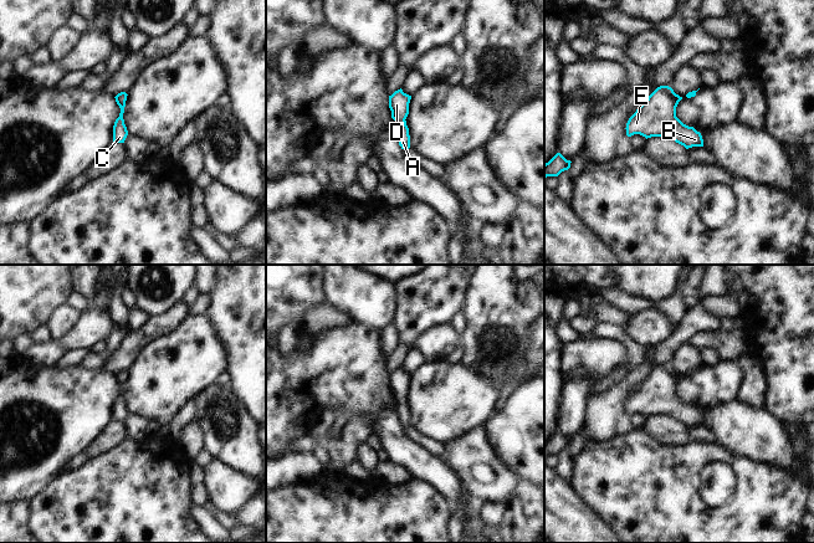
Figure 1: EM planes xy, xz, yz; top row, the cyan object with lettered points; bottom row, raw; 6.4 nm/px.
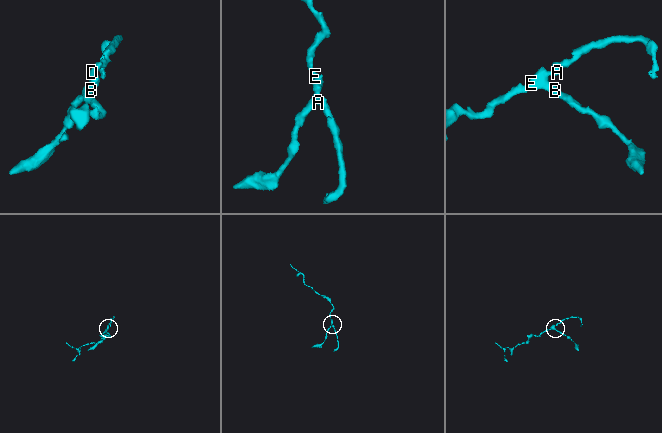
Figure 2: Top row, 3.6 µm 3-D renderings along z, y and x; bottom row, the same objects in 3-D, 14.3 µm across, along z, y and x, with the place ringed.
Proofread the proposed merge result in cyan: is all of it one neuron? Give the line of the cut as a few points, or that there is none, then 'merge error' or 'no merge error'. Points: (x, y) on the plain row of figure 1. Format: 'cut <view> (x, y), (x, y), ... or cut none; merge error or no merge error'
cut none; no merge error

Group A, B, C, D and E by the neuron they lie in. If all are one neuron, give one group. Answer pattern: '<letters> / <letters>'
A B C D E

